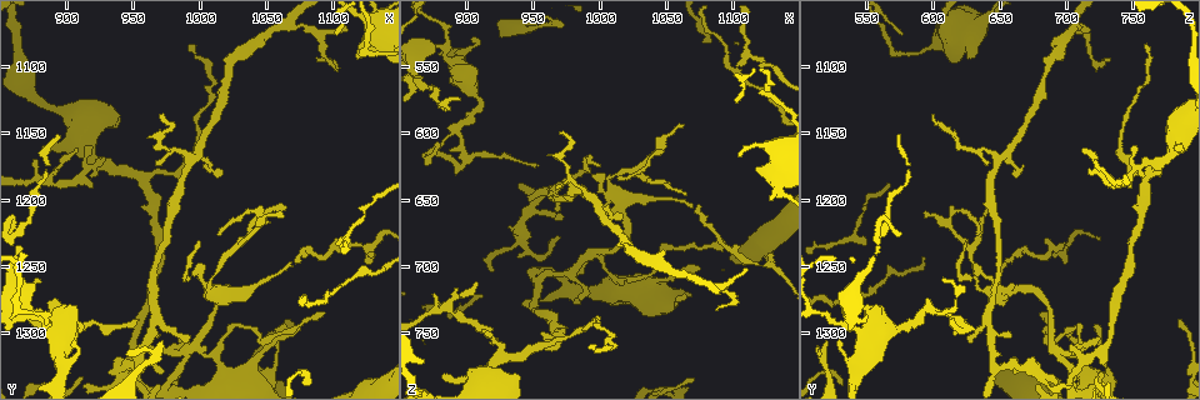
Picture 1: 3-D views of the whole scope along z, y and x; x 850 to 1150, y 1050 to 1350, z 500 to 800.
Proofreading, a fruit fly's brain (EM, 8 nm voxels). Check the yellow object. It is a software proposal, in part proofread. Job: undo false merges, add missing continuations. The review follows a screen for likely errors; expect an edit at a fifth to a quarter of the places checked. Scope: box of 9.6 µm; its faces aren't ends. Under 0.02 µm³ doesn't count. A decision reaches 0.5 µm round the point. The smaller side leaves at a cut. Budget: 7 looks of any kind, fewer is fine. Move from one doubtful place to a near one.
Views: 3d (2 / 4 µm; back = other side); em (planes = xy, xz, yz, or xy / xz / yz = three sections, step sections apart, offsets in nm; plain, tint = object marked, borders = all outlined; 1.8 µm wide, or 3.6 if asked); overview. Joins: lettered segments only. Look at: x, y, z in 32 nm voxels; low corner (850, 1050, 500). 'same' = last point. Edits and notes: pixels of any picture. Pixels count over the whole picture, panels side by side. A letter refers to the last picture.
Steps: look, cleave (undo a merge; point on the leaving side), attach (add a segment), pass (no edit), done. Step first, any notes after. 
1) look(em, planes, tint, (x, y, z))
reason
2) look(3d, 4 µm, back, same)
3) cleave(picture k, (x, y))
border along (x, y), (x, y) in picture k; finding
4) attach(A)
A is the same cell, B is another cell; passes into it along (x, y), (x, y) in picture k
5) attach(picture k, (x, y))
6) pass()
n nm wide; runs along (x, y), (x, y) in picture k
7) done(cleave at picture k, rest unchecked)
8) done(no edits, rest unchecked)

look(em, planes, borders, (982, 1330, 728))
an open end

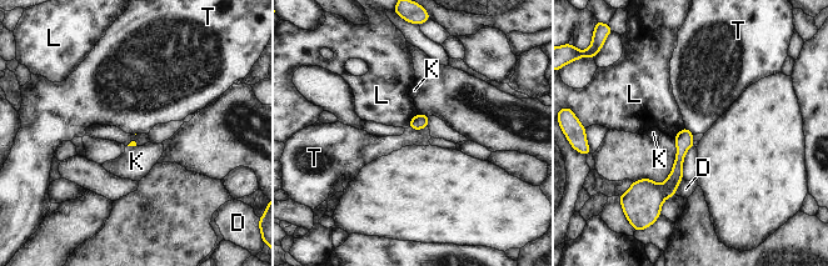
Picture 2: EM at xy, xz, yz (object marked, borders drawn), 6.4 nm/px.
pass()
D, K, L and T are other cells; runs along (684, 131), (677, 174), (654, 195) in picture 2; none of them fits

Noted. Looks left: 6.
look(em, xz, step 16, tint, (1070, 1292, 784))
an open end

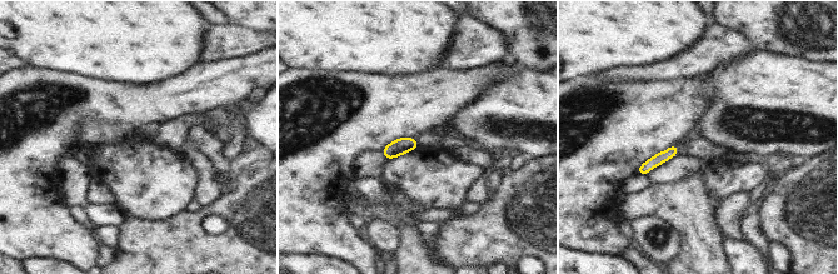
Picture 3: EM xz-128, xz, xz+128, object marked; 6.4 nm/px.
look(em, yz, step 4, borders, same)
cut it another way

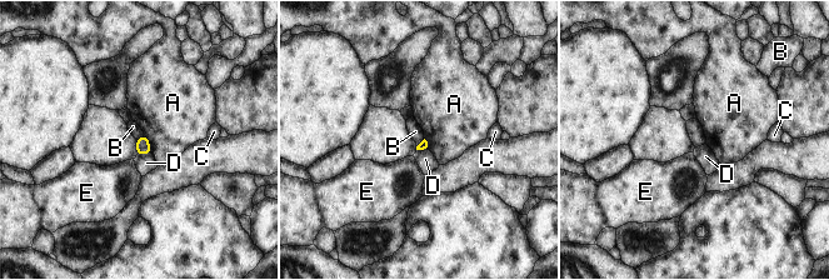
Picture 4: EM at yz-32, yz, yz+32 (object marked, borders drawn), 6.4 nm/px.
pass()
A touches over 140 nm; A, B, C, D and E are other cells; none of them fits

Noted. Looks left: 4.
look(em, planes, tint, (954, 1326, 648))
sharp bend

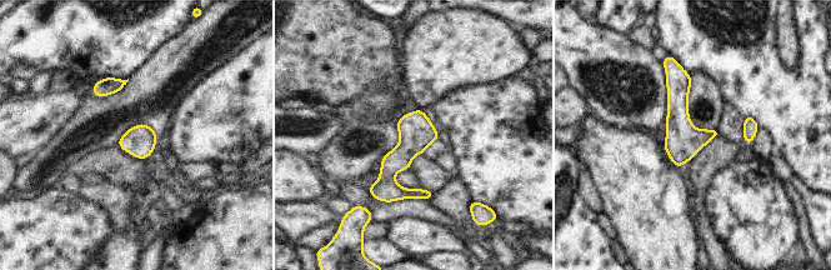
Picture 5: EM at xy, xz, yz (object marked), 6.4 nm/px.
look(em, planes, borders, same)
what lies round it

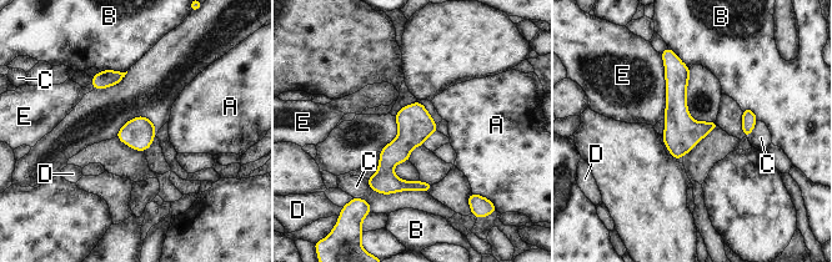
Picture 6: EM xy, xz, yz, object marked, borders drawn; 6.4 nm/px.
pass()
A, B, C, D and E are other cells; runs along (673, 59), (676, 72), (676, 155) in picture 6; all the same neuron

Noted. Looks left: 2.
done(no edits, rest unchecked)

